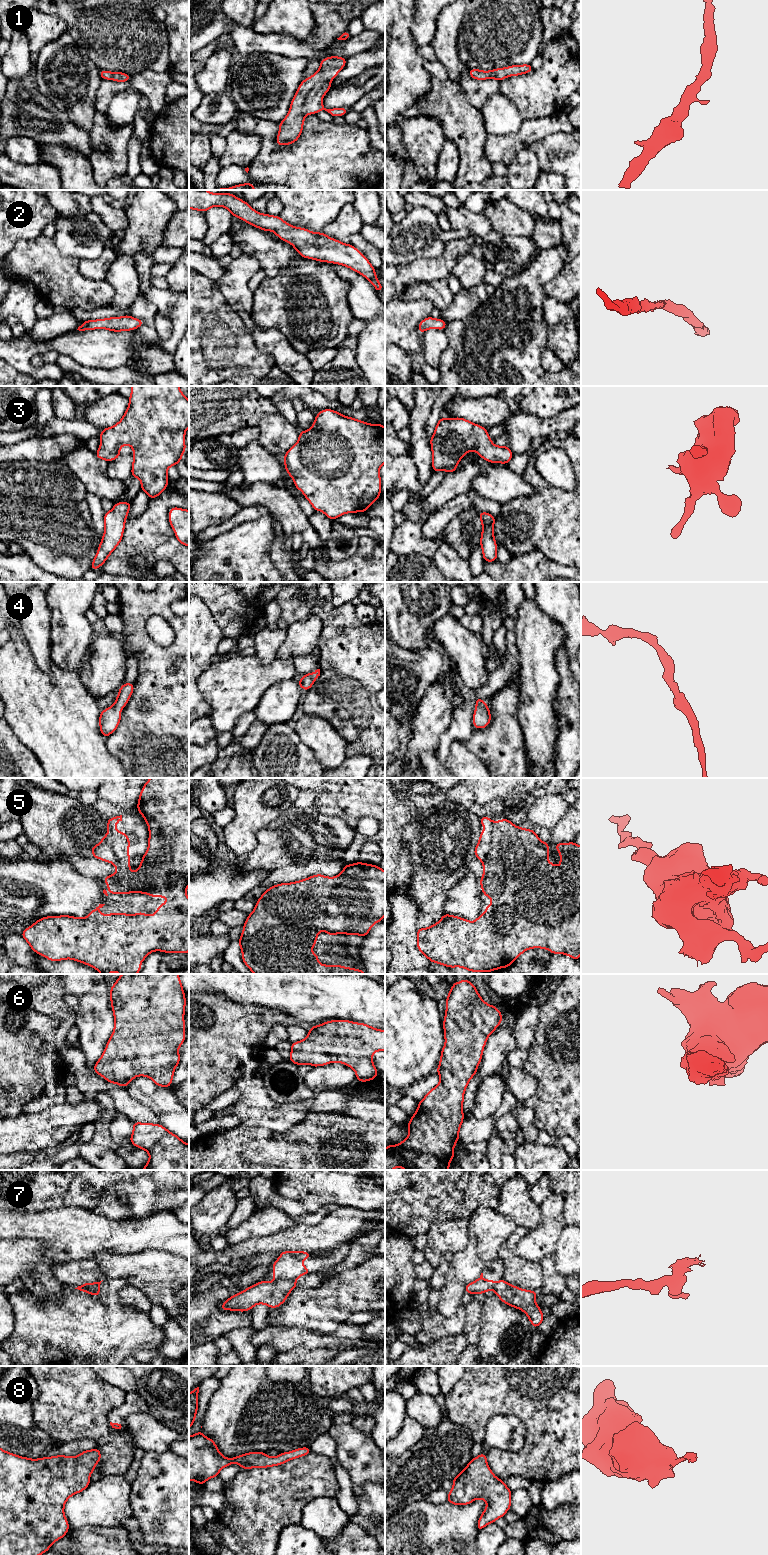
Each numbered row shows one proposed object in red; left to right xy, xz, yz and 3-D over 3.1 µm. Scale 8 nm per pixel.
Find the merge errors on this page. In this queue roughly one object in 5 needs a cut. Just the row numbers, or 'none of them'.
5, 7

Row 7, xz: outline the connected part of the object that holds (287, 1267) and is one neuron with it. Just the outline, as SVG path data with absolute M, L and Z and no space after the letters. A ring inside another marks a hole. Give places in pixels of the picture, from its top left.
M283 1251L280 1257L273 1262L274 1280L295 1280L311 1271L301 1264L300 1260L309 1259L311 1253L305 1251Z

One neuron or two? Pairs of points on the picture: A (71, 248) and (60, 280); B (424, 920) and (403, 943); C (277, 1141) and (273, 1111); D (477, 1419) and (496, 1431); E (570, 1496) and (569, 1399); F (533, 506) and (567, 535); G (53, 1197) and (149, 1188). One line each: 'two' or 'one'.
A: two
B: two
C: two
D: two
E: two
F: one
G: one

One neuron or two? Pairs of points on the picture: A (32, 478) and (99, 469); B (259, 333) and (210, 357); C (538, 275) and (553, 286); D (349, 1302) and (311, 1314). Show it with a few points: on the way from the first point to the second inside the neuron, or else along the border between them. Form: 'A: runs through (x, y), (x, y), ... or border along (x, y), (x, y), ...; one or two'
A: border along (64, 460), (87, 491); two
B: border along (247, 323), (255, 345), (267, 354); two
C: border along (565, 265), (544, 285), (543, 291), (546, 295); two
D: runs through (340, 1301), (330, 1301), (320, 1306); one

